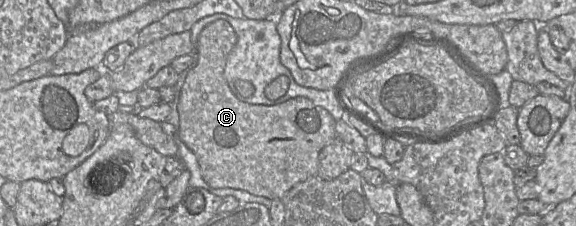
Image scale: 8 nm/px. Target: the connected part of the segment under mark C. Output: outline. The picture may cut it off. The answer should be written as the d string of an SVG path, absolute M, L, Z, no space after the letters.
M215 20L203 28L191 53L193 62L179 74L174 85L168 122L174 126L175 142L182 142L189 156L193 152L202 178L212 188L240 189L270 200L281 199L296 184L317 176L320 151L337 137L336 120L306 97L295 97L272 106L239 100L224 77L226 60L236 41L237 35L226 20Z

